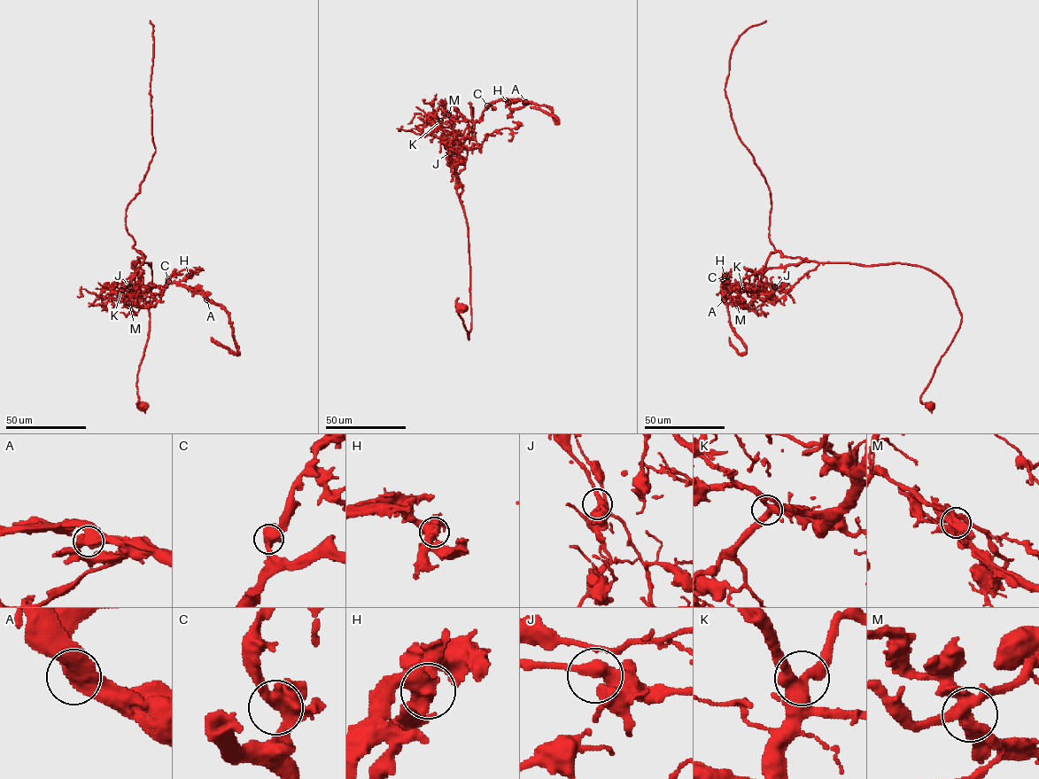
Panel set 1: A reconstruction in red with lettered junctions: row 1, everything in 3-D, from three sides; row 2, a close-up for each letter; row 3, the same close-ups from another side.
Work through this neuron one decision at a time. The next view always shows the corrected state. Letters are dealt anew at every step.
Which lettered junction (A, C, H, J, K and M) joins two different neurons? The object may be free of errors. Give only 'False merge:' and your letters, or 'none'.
False merge: M

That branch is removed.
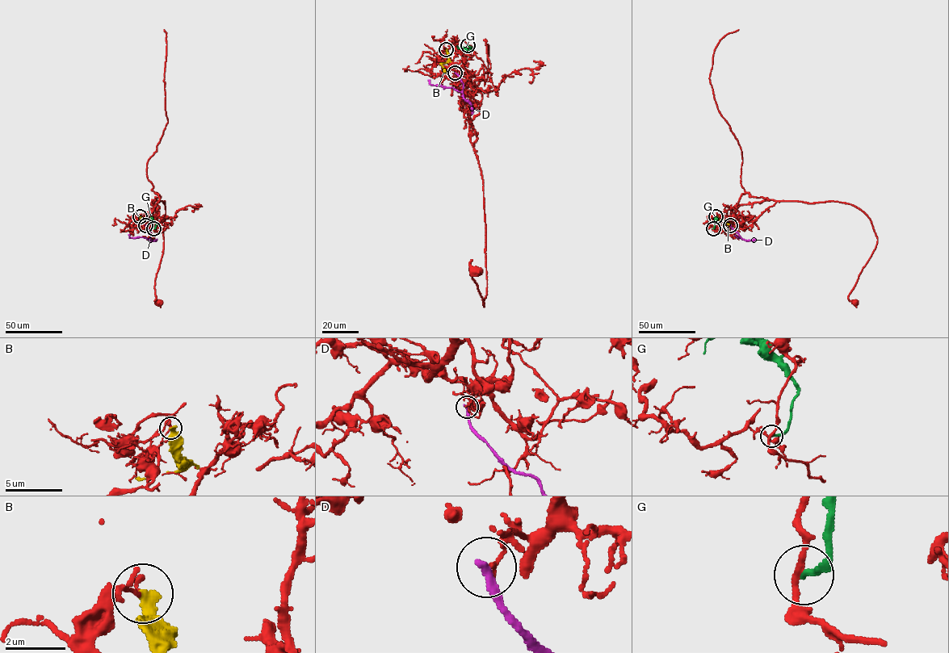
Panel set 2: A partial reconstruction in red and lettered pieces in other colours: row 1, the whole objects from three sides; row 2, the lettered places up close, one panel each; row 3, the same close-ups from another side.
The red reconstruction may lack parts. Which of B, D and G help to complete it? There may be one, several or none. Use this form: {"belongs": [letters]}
{"belongs": []}

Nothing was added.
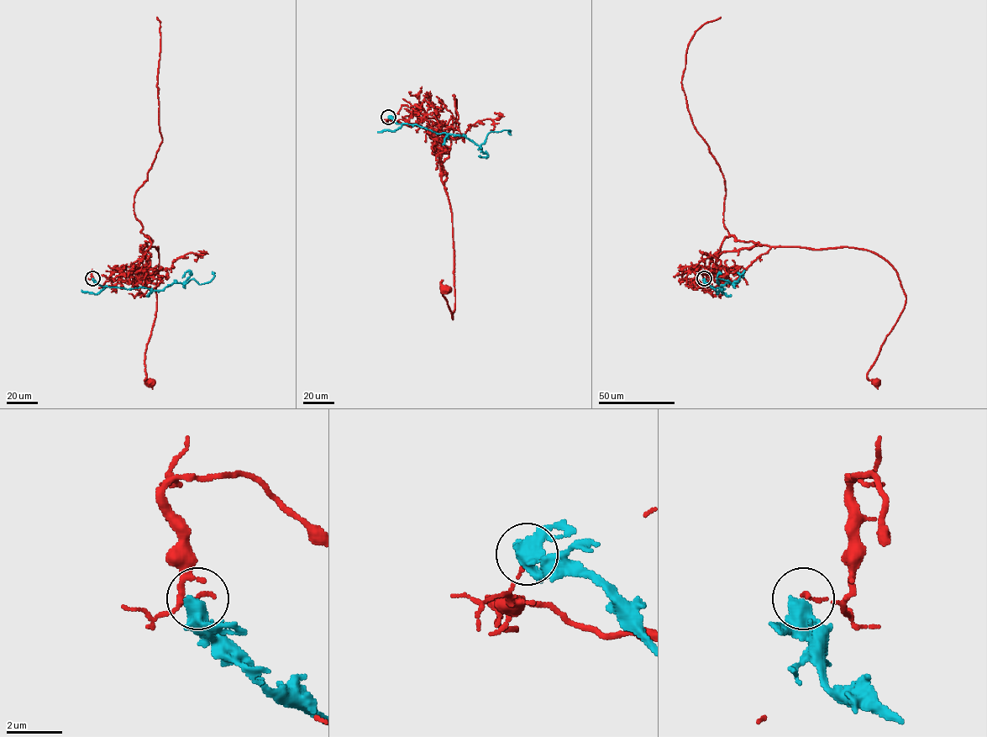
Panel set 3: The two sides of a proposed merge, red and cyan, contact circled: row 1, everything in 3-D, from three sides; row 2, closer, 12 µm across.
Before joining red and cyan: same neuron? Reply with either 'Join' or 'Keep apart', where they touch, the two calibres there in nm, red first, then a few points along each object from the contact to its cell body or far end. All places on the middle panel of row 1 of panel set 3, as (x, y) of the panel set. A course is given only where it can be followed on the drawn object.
Keep apart. Place: (388, 117). Thickness 130 nm (red) against 600 nm. Course of red: (389, 117), (439, 130), (441, 181), (452, 216), (453, 319), (441, 292), (443, 280), (441, 285), (448, 290). Course of cyan: (389, 117), (398, 124), (465, 137), (477, 145), (490, 131), (509, 130), (511, 134)

